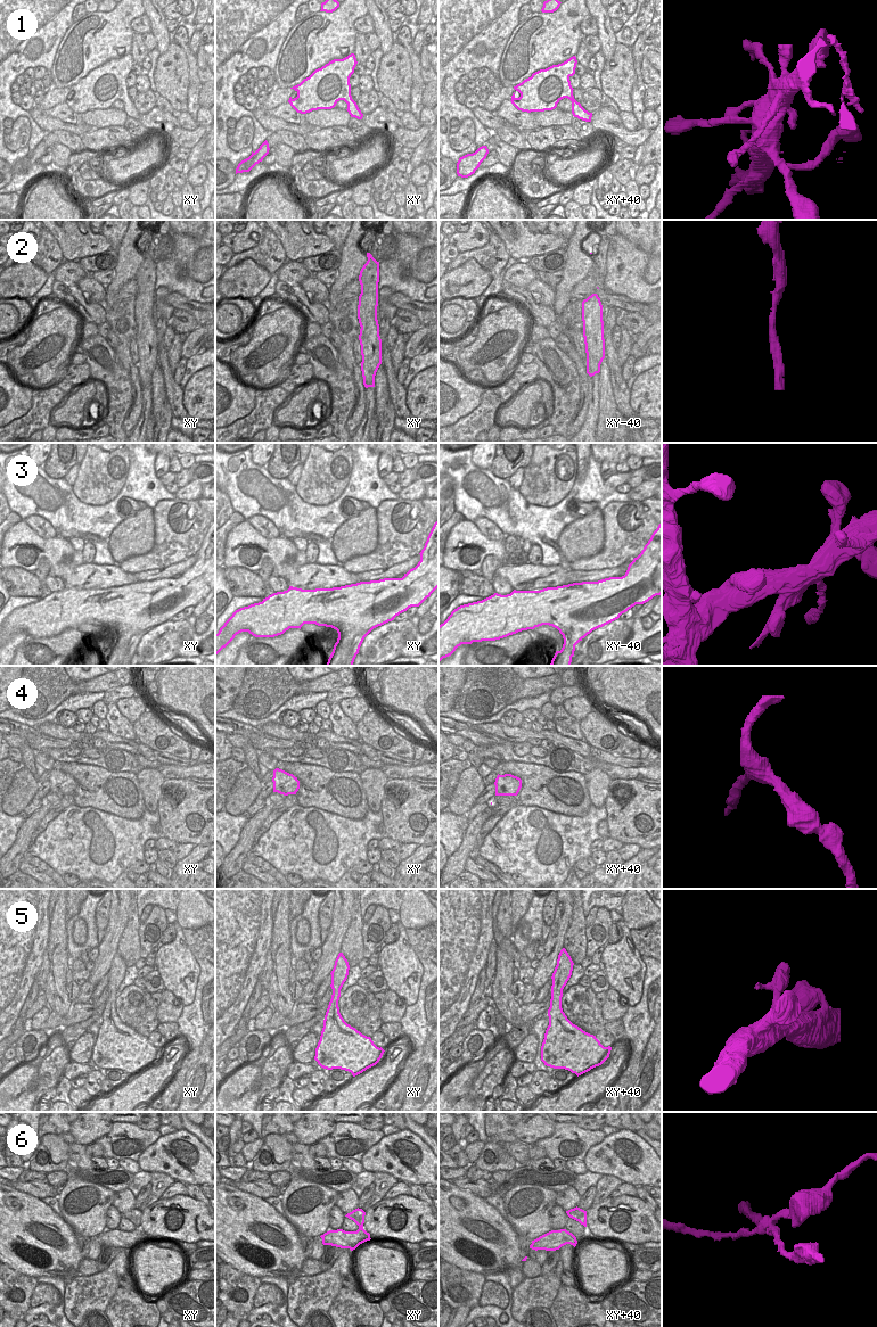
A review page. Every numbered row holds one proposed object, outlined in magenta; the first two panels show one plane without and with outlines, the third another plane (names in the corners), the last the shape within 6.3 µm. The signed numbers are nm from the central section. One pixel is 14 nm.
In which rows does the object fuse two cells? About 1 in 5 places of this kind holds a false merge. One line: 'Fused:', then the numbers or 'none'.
Fused: 3, 6

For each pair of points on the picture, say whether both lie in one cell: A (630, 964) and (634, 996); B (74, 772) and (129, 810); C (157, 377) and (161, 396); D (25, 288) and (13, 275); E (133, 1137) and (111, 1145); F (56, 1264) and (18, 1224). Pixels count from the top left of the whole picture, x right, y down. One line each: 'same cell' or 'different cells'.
A: same cell
B: same cell
C: same cell
D: same cell
E: same cell
F: same cell

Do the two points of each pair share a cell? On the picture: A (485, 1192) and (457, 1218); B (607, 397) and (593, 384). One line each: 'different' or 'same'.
A: different
B: different

